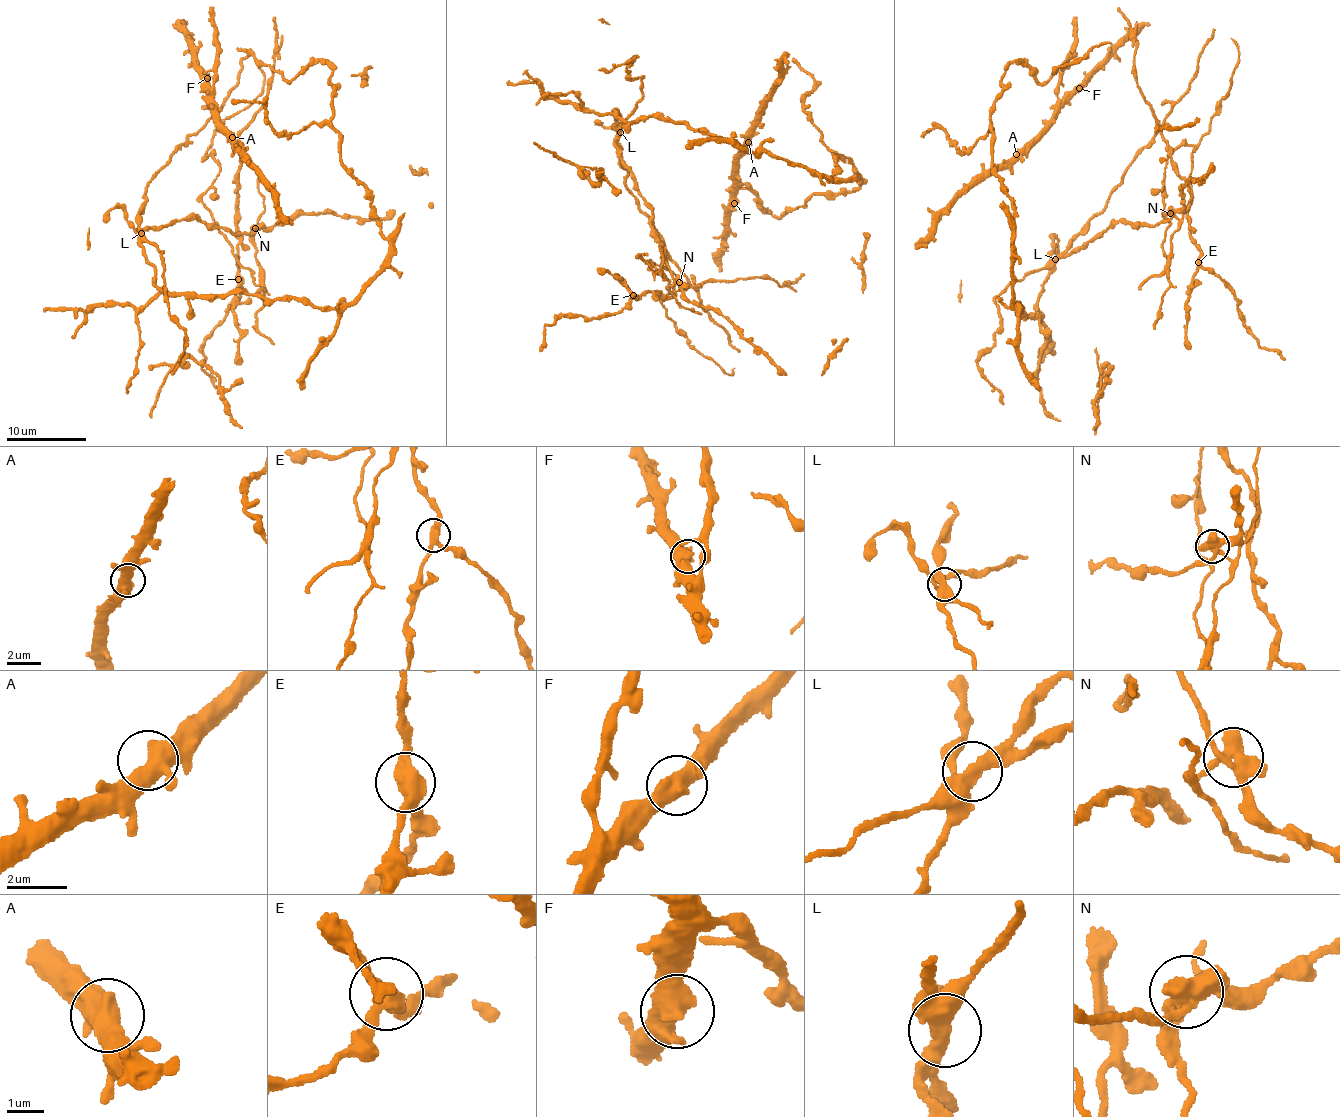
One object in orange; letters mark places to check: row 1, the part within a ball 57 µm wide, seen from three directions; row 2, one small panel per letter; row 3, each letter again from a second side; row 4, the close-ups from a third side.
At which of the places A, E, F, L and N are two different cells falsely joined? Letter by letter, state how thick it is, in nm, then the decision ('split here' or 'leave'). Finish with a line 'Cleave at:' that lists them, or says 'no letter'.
A: 440 nm | leave
E: 360 nm | leave
F: 440 nm | leave
L: 340 nm | split here
N: 440 nm | split here
Cleave at: L, N

